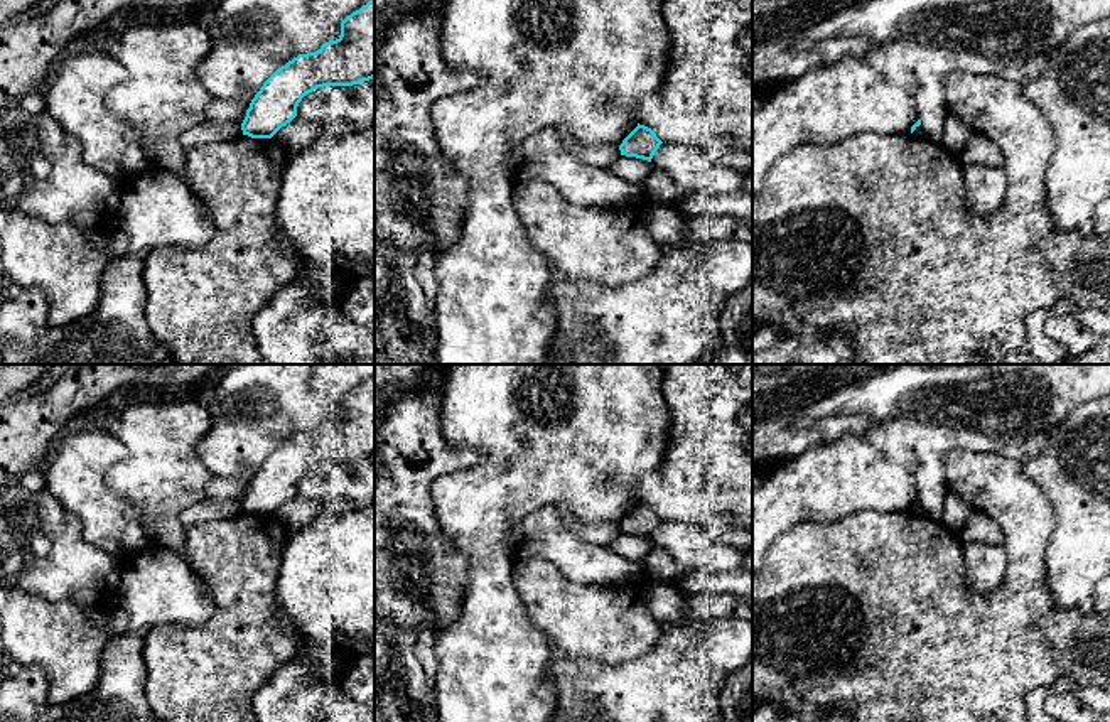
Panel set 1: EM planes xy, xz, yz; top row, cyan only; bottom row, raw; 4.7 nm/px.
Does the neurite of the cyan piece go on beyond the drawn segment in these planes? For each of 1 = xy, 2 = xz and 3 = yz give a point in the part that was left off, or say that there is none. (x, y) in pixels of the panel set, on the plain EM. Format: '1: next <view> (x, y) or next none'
1: next none
2: next none
3: next none

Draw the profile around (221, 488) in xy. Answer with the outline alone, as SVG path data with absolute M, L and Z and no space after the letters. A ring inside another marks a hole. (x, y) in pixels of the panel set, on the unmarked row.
M214 474L201 496L201 501L211 501L211 503L240 501L241 503L245 494L246 494L245 481L234 476Z

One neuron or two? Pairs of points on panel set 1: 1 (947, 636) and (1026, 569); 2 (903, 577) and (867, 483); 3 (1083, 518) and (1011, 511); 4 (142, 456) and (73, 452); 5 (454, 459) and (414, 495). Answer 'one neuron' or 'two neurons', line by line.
1: one neuron
2: two neurons
3: two neurons
4: two neurons
5: one neuron

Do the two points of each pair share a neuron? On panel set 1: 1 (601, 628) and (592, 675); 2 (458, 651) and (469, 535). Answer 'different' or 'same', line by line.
1: different
2: same

